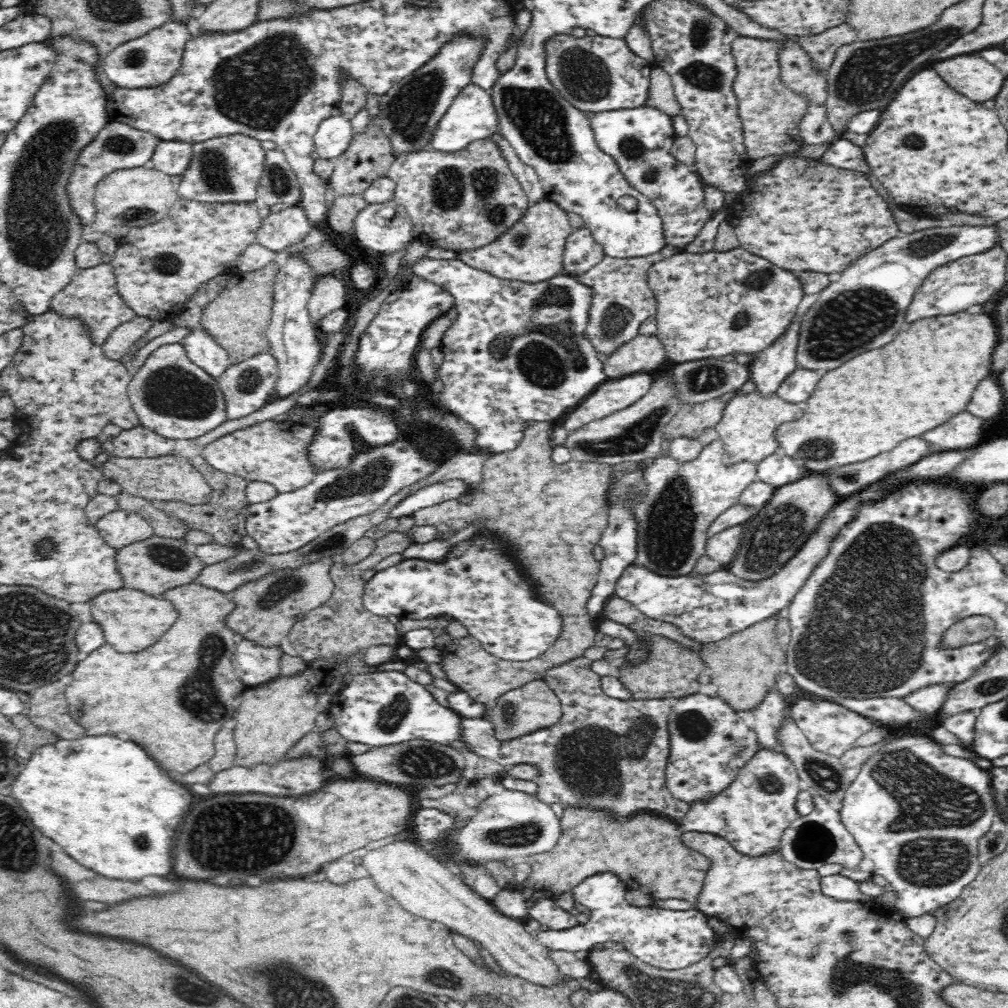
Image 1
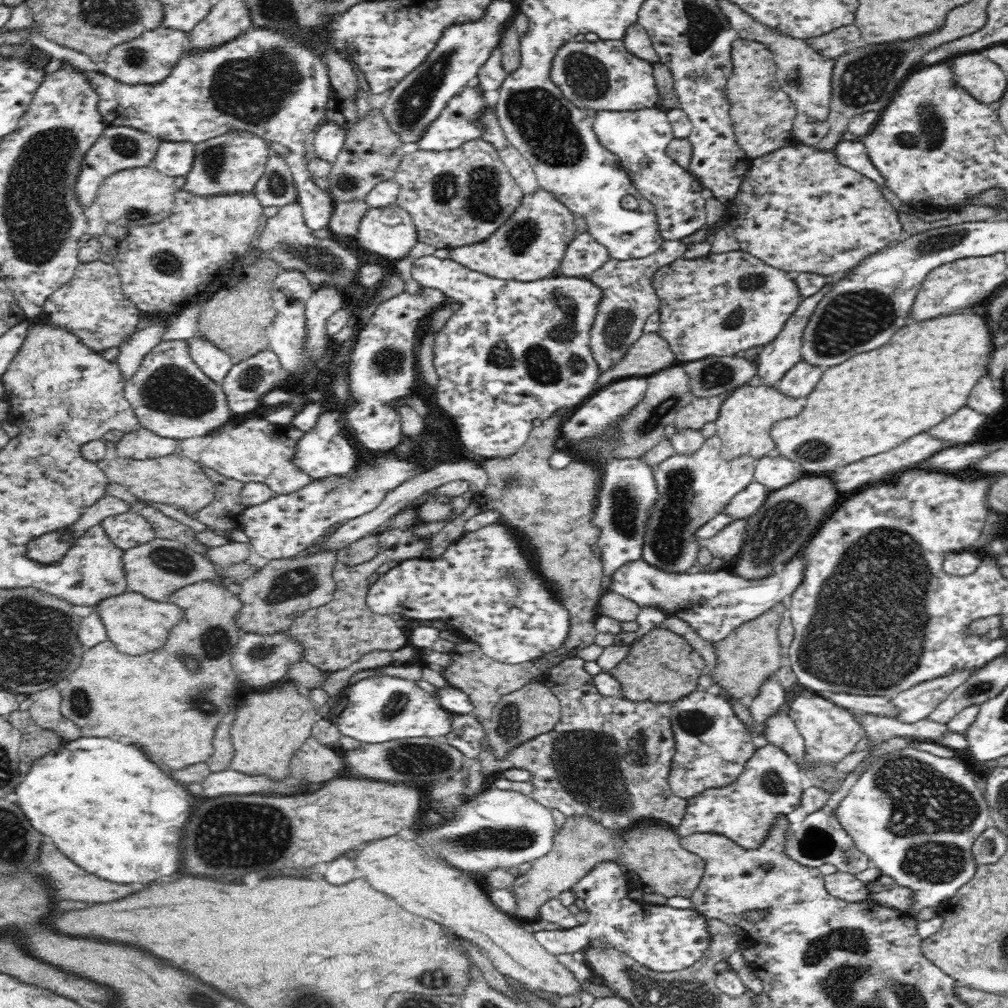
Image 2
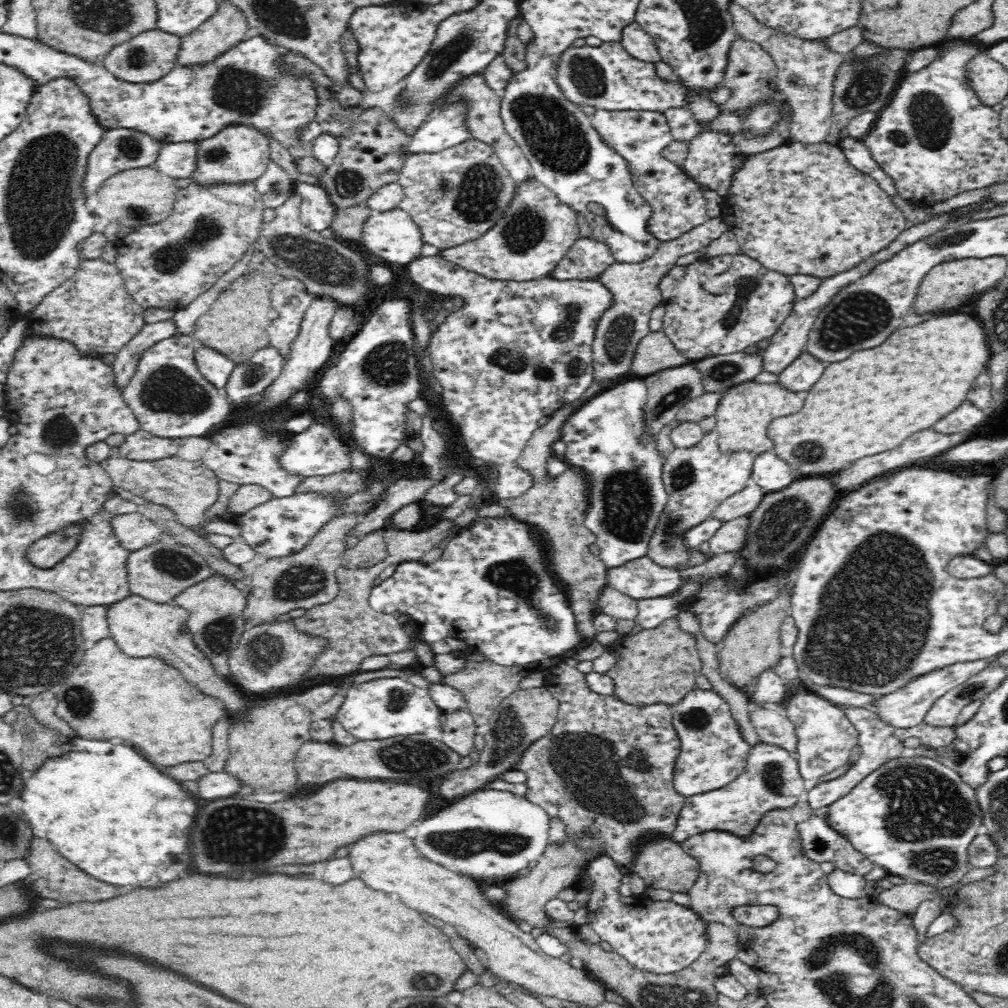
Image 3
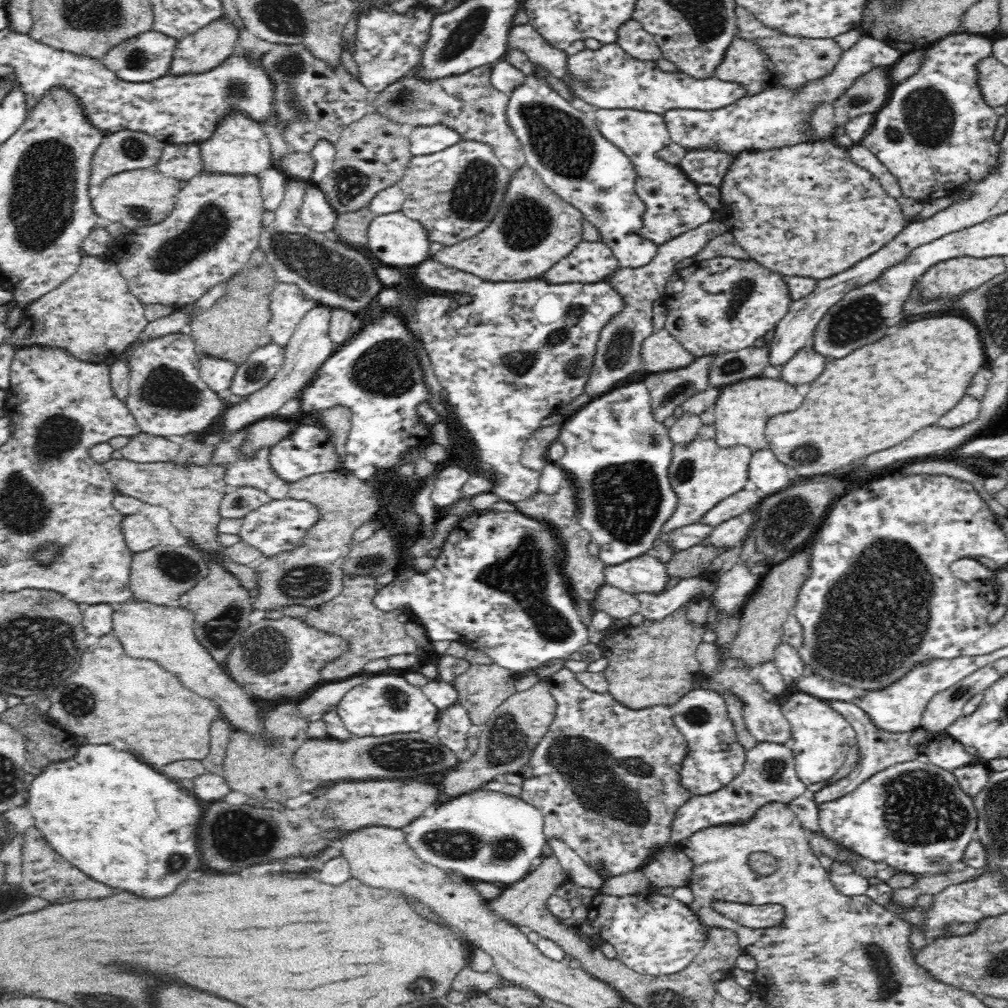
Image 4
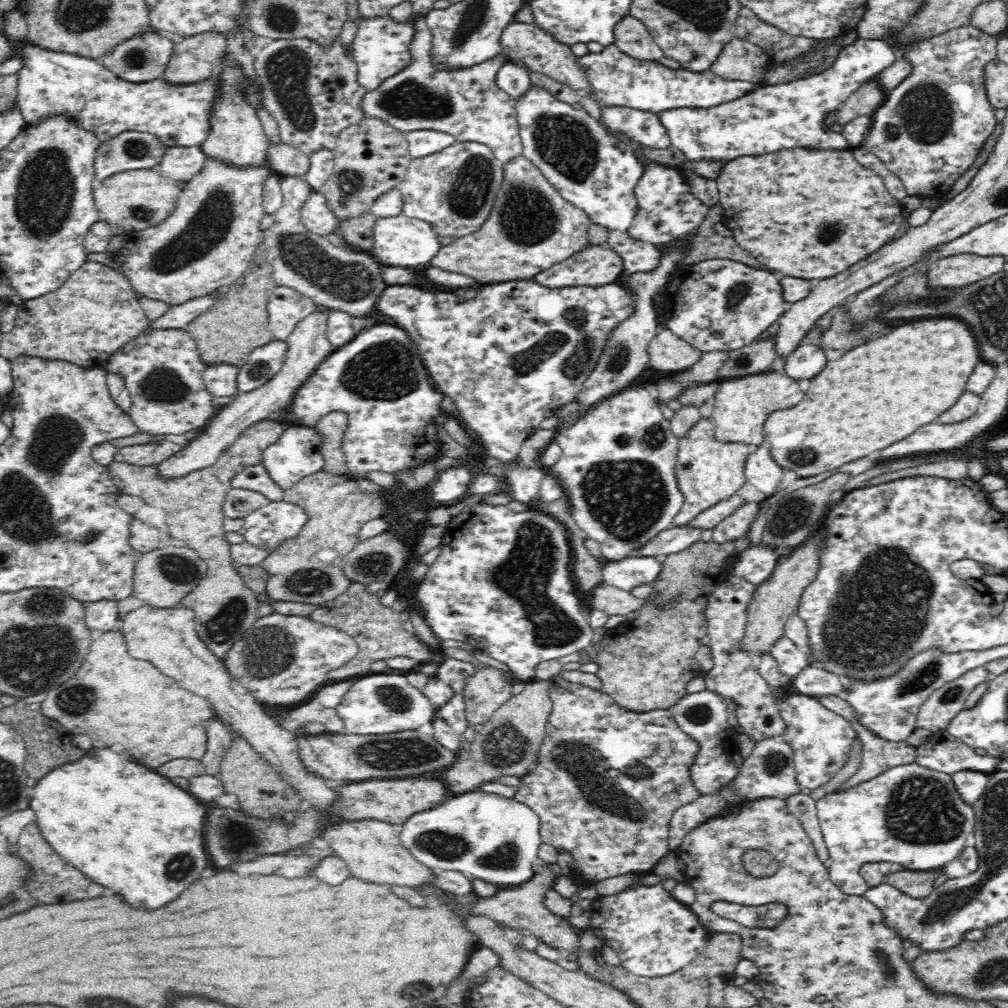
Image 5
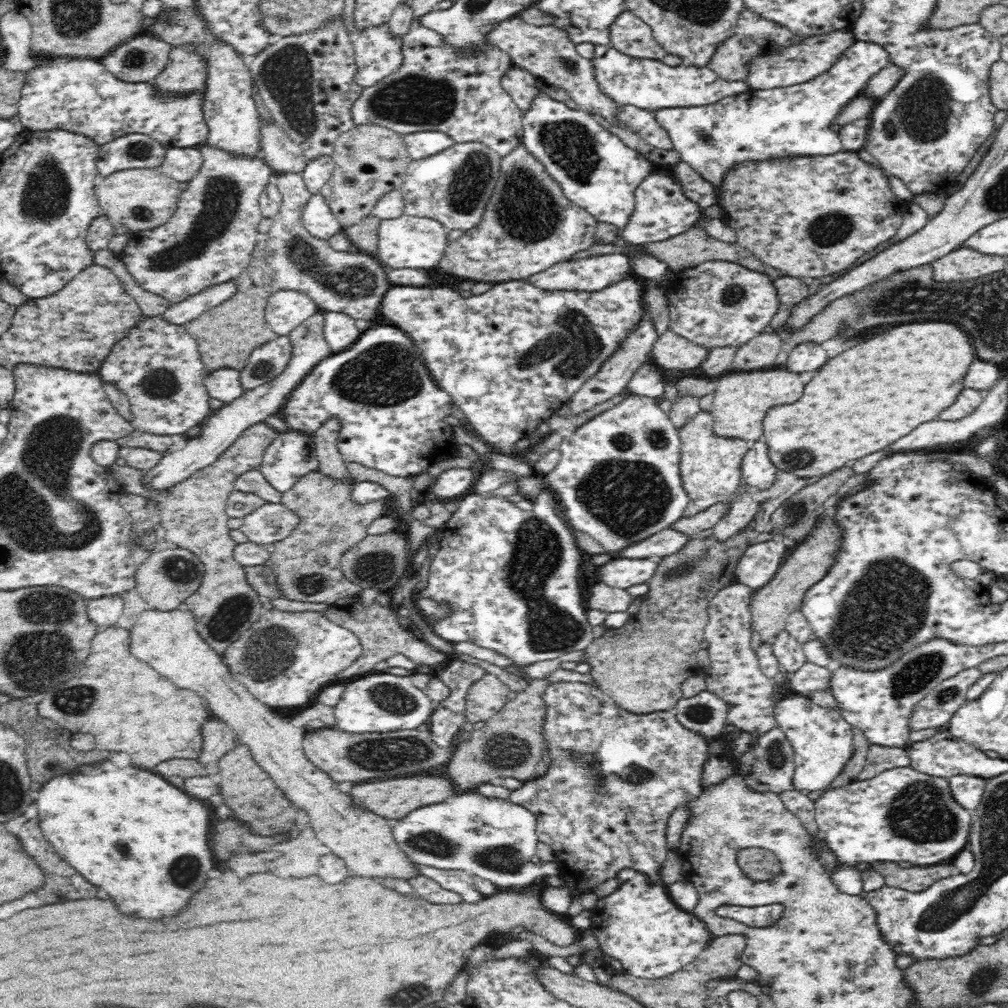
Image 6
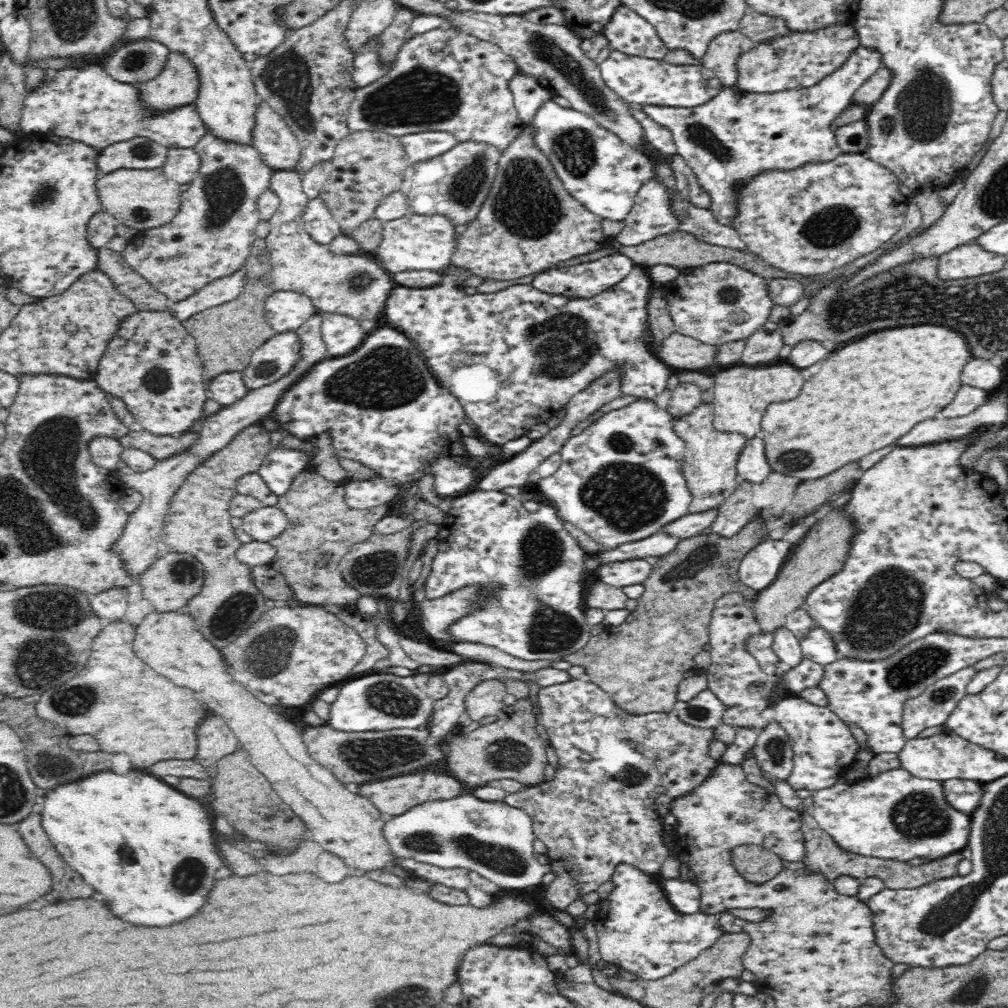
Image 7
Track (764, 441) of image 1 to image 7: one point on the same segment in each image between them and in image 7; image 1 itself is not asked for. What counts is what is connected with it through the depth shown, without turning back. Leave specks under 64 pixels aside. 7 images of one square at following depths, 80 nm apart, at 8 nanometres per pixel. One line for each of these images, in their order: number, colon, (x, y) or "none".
2: (746, 417)
3: (743, 415)
4: (742, 410)
5: (740, 407)
6: (741, 400)
7: (741, 393)

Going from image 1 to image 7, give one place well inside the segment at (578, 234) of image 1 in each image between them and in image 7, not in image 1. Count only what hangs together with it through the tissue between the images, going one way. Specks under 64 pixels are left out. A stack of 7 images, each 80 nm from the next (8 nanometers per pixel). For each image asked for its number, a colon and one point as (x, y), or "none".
2: (584, 255)
3: (587, 258)
4: (590, 262)
5: (594, 266)
6: (592, 274)
7: (586, 280)

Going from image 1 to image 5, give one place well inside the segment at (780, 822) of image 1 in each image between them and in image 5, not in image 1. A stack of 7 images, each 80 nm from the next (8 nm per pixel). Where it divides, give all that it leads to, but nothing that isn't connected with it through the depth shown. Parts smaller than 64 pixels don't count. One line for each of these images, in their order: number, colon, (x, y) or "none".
2: (770, 785)
3: (771, 780)
4: (769, 775)
5: (769, 771)

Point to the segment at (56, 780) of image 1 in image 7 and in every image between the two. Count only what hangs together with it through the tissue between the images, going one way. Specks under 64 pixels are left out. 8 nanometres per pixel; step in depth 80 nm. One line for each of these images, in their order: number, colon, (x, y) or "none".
2: (104, 804)
3: (109, 811)
4: (119, 821)
5: (127, 828)
6: (128, 831)
7: (149, 849)

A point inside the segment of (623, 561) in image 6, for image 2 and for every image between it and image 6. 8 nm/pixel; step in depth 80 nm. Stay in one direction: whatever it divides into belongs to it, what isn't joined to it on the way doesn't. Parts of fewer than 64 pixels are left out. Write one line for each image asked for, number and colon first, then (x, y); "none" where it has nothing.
2: (715, 603)
3: (642, 578)
4: (646, 573)
5: (632, 571)

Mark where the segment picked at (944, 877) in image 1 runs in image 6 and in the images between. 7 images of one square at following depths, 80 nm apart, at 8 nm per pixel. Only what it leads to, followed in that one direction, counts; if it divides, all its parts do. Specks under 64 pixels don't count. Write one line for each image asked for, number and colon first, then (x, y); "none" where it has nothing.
2: (917, 819)
3: (914, 816)
4: (913, 816)
5: (911, 815)
6: (901, 815)

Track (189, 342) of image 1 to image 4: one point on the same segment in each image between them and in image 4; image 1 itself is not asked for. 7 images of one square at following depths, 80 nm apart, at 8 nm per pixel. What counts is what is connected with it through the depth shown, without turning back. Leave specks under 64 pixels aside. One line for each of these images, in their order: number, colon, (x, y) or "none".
2: (214, 363)
3: (216, 368)
4: (218, 374)

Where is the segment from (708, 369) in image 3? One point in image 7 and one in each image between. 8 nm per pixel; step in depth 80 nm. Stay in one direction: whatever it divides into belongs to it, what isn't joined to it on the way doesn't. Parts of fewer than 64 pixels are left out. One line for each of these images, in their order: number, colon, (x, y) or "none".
4: (730, 367)
5: (756, 357)
6: (761, 352)
7: (763, 346)

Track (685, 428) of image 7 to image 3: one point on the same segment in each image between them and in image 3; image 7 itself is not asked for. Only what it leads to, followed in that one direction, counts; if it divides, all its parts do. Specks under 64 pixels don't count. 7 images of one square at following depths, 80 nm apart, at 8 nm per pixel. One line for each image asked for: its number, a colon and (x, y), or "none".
3: (697, 479)
4: (702, 473)
5: (707, 470)
6: (710, 465)

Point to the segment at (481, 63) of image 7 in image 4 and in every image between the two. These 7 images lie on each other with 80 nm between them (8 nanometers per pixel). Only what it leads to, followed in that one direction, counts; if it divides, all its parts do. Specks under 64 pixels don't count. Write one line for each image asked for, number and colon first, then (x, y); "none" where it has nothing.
4: (467, 103)
5: (467, 103)
6: (458, 91)

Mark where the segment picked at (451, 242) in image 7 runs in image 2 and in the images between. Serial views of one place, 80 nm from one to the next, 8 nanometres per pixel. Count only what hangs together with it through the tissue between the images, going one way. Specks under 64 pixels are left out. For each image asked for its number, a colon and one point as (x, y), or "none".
2: (390, 232)
3: (393, 235)
4: (395, 240)
5: (400, 241)
6: (408, 242)

